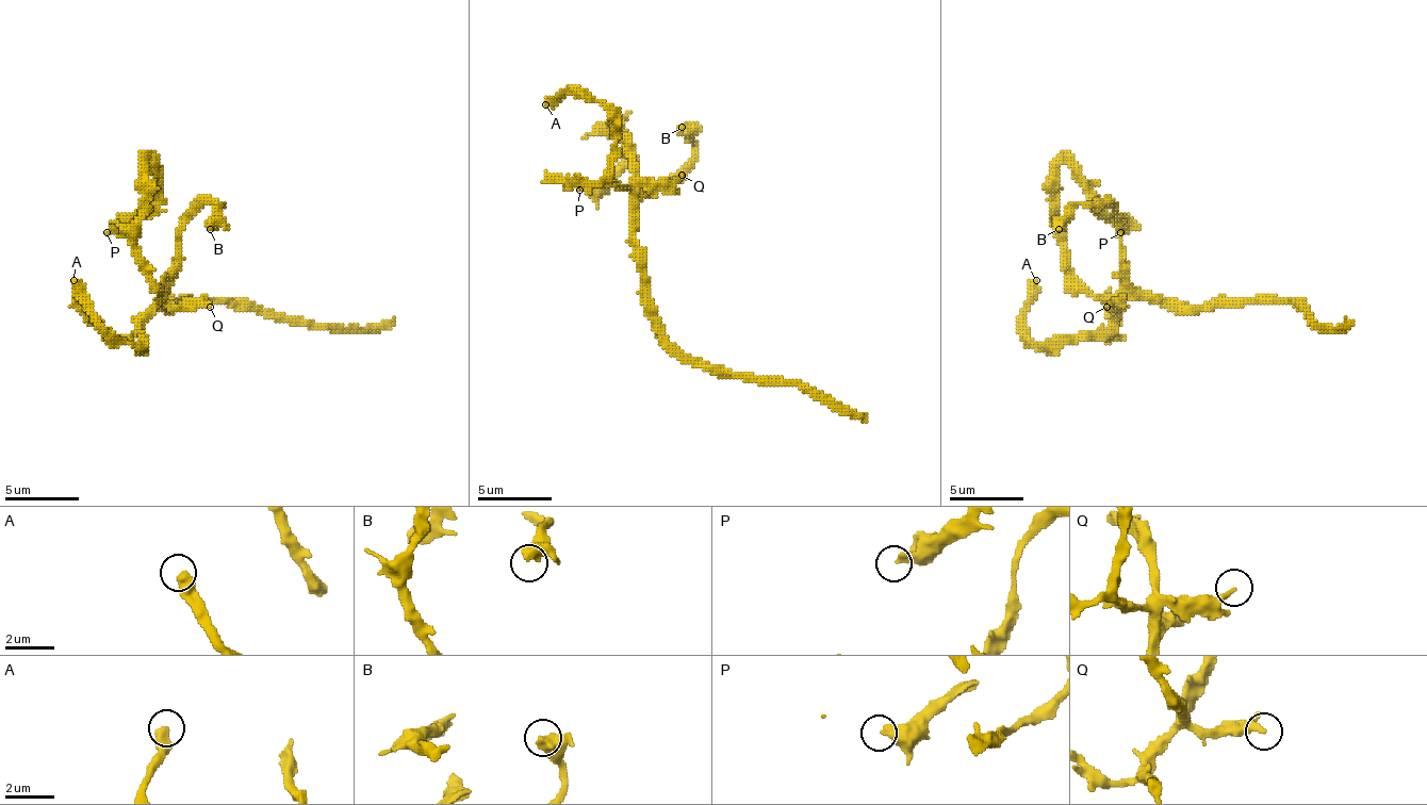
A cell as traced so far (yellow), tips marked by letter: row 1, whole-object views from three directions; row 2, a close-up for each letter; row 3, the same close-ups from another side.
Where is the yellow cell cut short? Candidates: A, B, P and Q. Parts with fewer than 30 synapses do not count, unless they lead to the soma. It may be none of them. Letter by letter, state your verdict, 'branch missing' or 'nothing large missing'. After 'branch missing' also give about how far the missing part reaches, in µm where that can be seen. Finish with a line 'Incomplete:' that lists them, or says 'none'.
A: nothing large missing
B: nothing large missing
P: nothing large missing
Q: nothing large missing
Incomplete: none

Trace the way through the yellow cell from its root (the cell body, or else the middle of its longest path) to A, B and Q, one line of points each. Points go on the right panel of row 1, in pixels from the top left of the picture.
A: (1168, 299), (1128, 299), (1106, 328), (1036, 343), (1024, 328), (1024, 302), (1036, 280)
B: (1168, 299), (1147, 299), (1128, 280), (1120, 226), (1106, 203), (1080, 203), (1059, 229)
Q: (1168, 299), (1125, 299), (1117, 307), (1106, 307)

